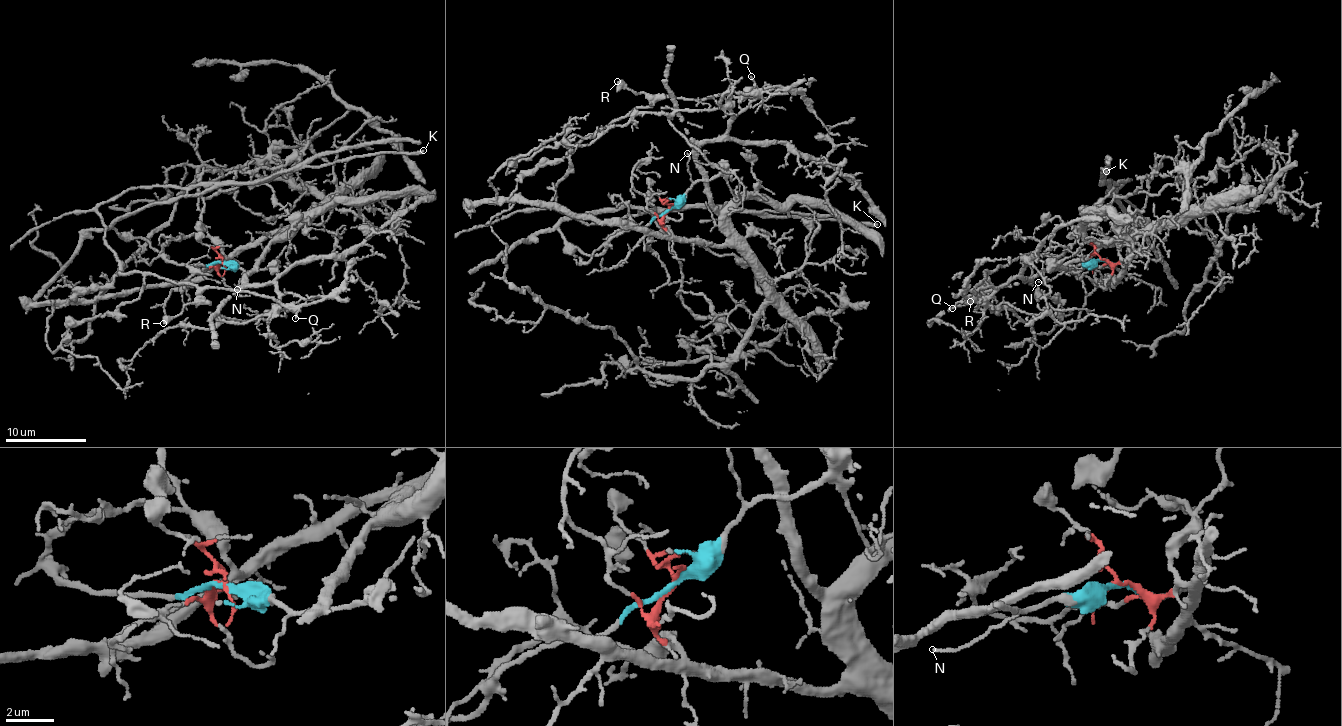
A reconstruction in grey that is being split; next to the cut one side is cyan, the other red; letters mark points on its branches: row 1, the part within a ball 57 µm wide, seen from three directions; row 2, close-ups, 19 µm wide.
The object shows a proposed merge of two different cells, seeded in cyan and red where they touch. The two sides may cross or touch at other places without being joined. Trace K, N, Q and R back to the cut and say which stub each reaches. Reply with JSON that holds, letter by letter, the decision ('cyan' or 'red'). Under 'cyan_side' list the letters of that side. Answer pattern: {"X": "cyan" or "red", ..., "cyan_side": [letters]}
{"K": "cyan", "N": "cyan", "Q": "cyan", "R": "cyan", "cyan_side": ["K", "N", "Q", "R"]}

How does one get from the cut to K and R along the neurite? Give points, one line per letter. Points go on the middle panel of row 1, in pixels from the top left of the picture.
K: (668, 210), (619, 232), (600, 253), (582, 254), (559, 230), (604, 209), (675, 208), (878, 224)
R: (668, 210), (582, 254), (559, 224), (637, 211), (589, 224), (547, 207), (570, 149), (652, 101), (617, 82)

